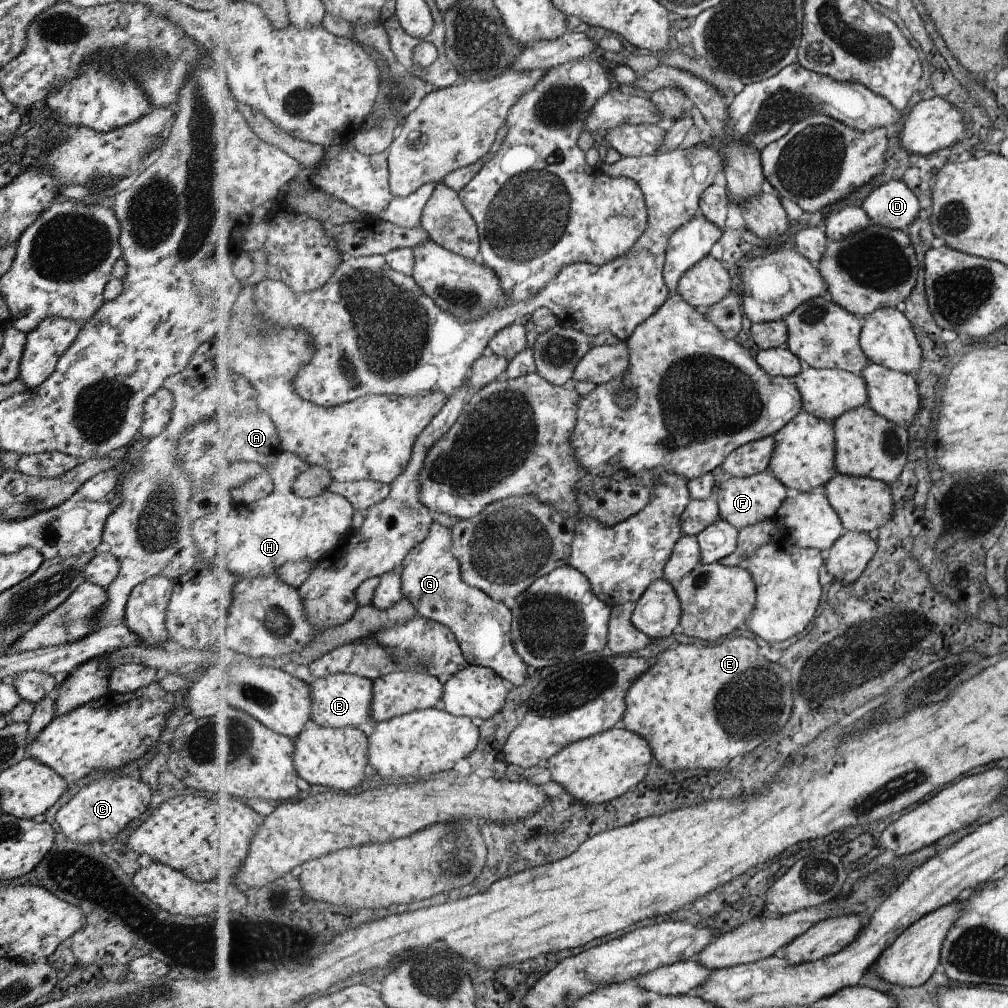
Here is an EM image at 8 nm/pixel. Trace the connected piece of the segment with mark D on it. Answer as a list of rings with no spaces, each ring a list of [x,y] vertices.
[[[887,179],[865,198],[861,205],[873,224],[890,229],[907,230],[920,215],[920,198],[902,180]]]

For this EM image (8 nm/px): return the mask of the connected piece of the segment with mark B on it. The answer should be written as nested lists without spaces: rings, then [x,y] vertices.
[[[337,673],[322,676],[311,683],[313,687],[314,703],[312,706],[312,720],[322,727],[336,729],[356,728],[361,724],[372,724],[376,721],[372,715],[374,699],[374,680],[353,673]]]

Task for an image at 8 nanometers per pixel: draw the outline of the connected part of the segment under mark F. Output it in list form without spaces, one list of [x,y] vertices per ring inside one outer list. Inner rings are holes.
[[[770,468],[761,474],[744,479],[729,477],[726,481],[720,482],[718,487],[716,500],[717,504],[720,504],[720,516],[738,529],[774,519],[788,498],[787,487]]]

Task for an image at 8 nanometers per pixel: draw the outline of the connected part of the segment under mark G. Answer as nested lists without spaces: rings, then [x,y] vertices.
[[[439,522],[432,524],[432,530],[423,543],[415,547],[405,559],[404,566],[399,570],[402,576],[403,598],[408,598],[418,608],[421,616],[452,628],[458,638],[462,651],[470,665],[491,667],[505,678],[512,686],[523,684],[527,674],[532,671],[523,657],[516,651],[512,641],[512,609],[502,601],[495,600],[480,588],[467,584],[462,577],[460,564],[453,552],[453,532],[441,526]]]

